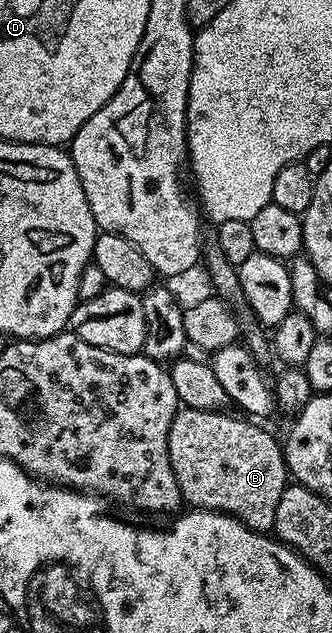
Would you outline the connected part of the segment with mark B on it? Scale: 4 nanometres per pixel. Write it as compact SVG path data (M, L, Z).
M186 407L180 408L179 412L175 414L175 418L173 419L173 423L171 424L171 430L169 431L169 439L167 442L169 443L169 459L171 460L171 466L173 467L173 475L177 479L179 483L179 490L183 492L183 500L184 502L190 503L192 501L192 506L195 507L202 507L204 509L209 509L212 511L218 511L221 513L229 513L232 517L235 517L238 521L242 521L244 525L247 526L248 529L253 529L256 531L271 531L271 528L275 525L275 516L278 515L279 512L281 512L281 495L284 491L287 490L287 486L289 484L289 474L287 471L287 464L285 463L285 459L283 458L283 446L280 444L280 442L277 440L275 441L275 437L271 433L266 433L265 430L262 429L262 424L256 423L254 420L248 419L246 416L243 415L237 415L239 417L234 417L233 414L227 413L228 411L220 411L217 409L189 409Z

